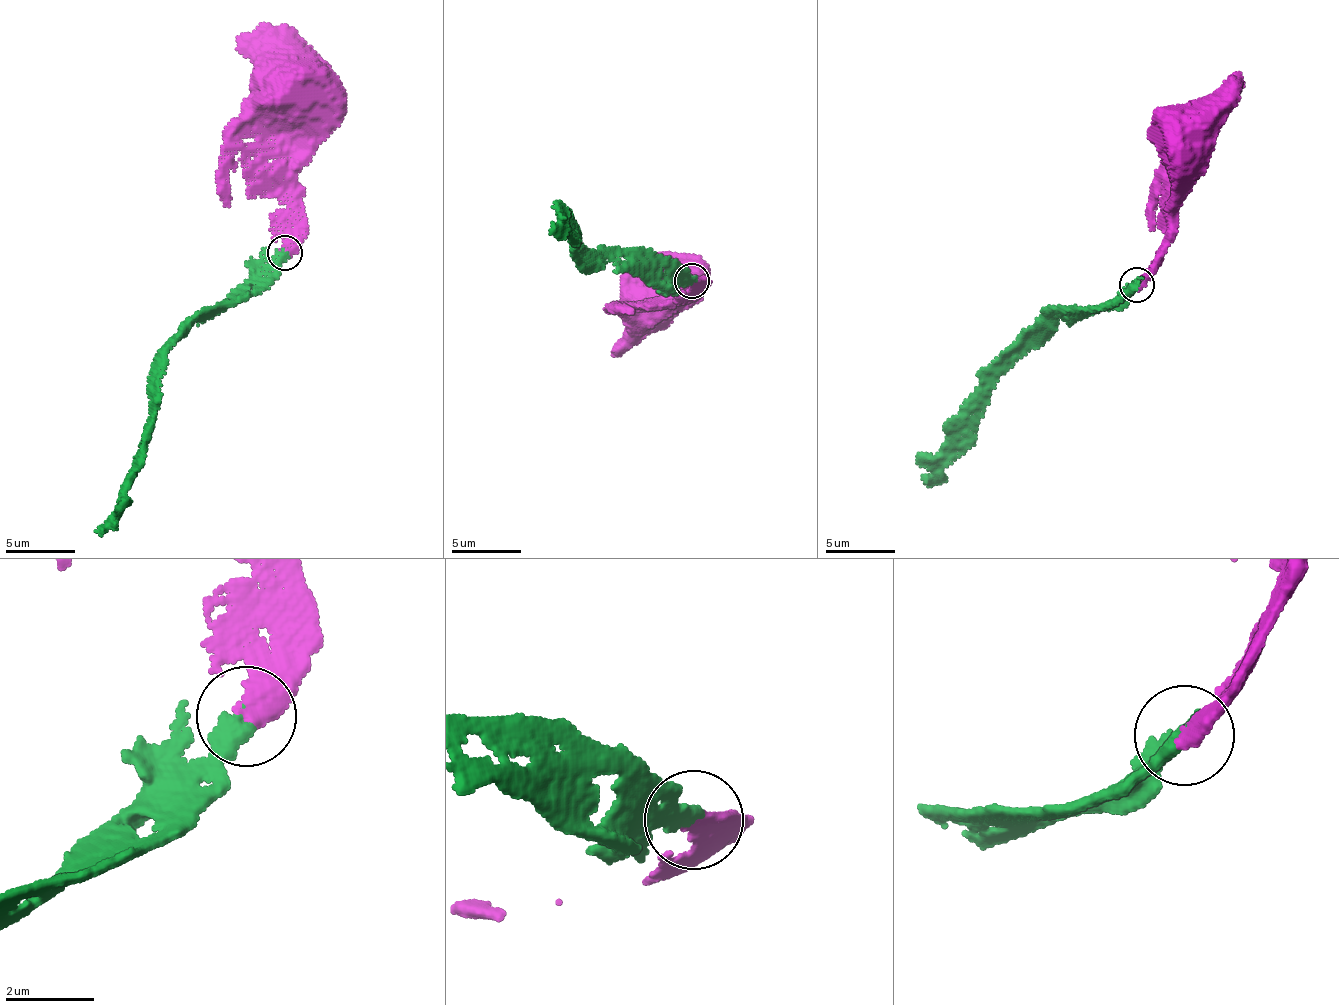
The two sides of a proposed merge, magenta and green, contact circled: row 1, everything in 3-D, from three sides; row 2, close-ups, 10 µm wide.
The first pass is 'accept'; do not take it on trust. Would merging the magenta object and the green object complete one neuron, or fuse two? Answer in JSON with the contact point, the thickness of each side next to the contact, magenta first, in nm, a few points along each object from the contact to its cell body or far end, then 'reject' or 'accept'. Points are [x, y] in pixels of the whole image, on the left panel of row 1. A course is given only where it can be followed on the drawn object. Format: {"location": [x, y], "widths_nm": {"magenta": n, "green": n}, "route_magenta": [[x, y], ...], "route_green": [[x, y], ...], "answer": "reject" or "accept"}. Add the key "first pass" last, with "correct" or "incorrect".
{"location": [284, 252], "widths_nm": {"magenta": 380, "green": 380}, "route_magenta": [[284, 253], [297, 199], [300, 94], [296, 82]], "route_green": [[284, 253], [253, 293], [206, 310], [164, 352], [153, 381], [151, 417], [131, 478], [118, 512], [101, 535]], "answer": "accept", "first pass": "correct"}

